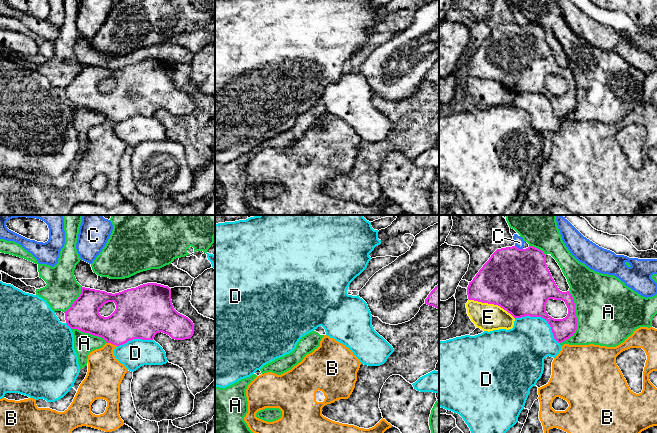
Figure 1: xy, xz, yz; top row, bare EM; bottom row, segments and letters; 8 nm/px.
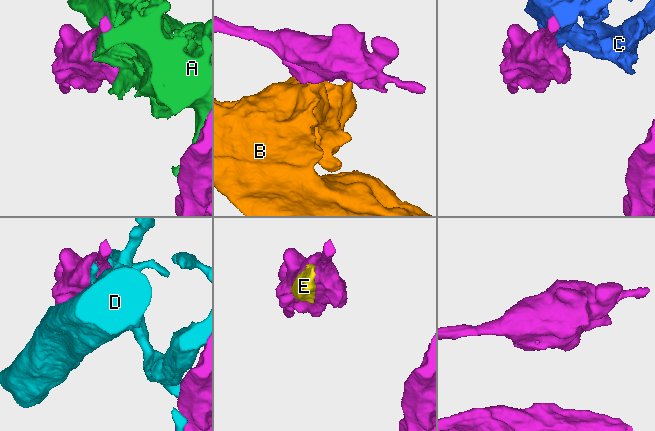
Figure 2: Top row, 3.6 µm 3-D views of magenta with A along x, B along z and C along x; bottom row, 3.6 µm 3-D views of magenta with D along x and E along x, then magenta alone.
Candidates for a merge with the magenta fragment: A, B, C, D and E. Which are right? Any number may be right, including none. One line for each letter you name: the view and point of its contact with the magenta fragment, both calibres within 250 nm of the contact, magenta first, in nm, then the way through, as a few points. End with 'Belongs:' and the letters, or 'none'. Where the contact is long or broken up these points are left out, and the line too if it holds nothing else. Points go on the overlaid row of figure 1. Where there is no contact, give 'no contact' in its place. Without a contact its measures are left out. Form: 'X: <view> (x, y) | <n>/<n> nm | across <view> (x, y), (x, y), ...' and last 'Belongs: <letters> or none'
Belongs: none

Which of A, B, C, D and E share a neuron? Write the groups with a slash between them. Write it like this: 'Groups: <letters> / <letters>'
Groups: A / B / C / D / E

